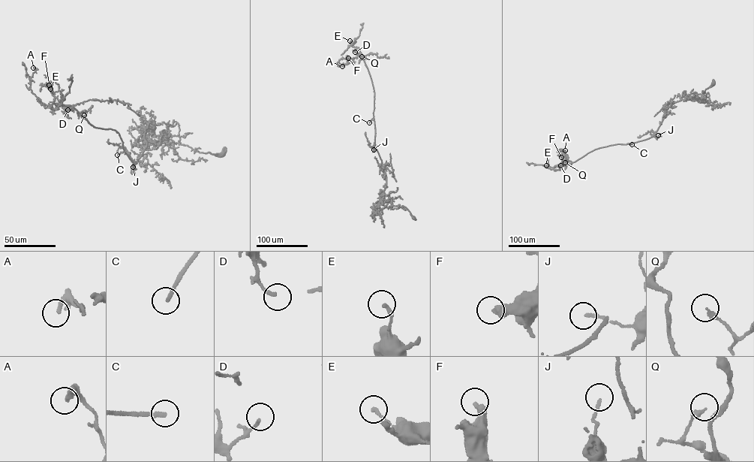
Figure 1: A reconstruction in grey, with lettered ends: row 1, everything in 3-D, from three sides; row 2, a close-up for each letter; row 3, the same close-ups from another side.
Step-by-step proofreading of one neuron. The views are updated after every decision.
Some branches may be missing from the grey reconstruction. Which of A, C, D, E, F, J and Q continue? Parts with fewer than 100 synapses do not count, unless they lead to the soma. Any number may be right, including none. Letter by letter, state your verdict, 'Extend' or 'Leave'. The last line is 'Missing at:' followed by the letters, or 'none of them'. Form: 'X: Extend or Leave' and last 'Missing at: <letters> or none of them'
A: Leave
C: Extend
D: Leave
E: Leave
F: Leave
J: Leave
Q: Leave
Missing at: C

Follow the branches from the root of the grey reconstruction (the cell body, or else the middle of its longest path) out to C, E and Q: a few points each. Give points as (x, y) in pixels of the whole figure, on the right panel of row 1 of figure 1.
C: (713, 83), (699, 101), (693, 95), (692, 101), (686, 98), (666, 108), (655, 134), (627, 143), (632, 144)
E: (713, 83), (699, 101), (693, 95), (666, 108), (650, 137), (599, 148), (552, 169), (546, 165)
Q: (713, 83), (699, 101), (693, 95), (692, 101), (686, 98), (666, 108), (650, 137), (599, 148), (565, 162)

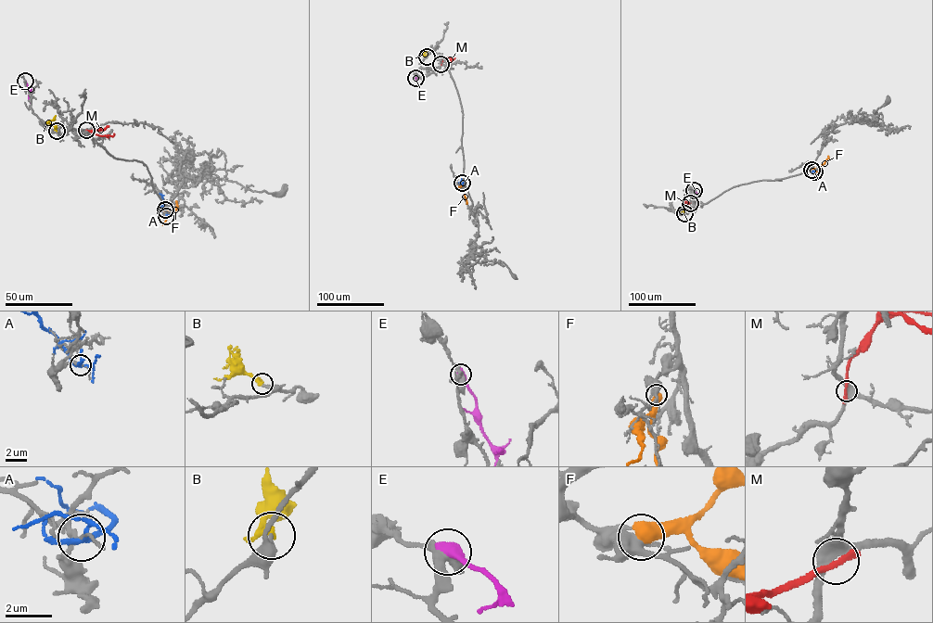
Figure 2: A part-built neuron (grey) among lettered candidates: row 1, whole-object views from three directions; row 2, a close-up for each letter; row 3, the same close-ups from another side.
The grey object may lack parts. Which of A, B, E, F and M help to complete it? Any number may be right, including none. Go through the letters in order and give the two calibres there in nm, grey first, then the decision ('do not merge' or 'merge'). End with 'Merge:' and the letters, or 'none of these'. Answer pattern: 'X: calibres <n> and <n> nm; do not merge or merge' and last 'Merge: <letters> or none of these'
A: calibres 130 and 200 nm; do not merge
B: calibres 280 and 240 nm; merge
E: calibres 380 and 550 nm; do not merge
F: calibres 420 and 650 nm; do not merge
M: calibres 440 and 300 nm; do not merge
Merge: B

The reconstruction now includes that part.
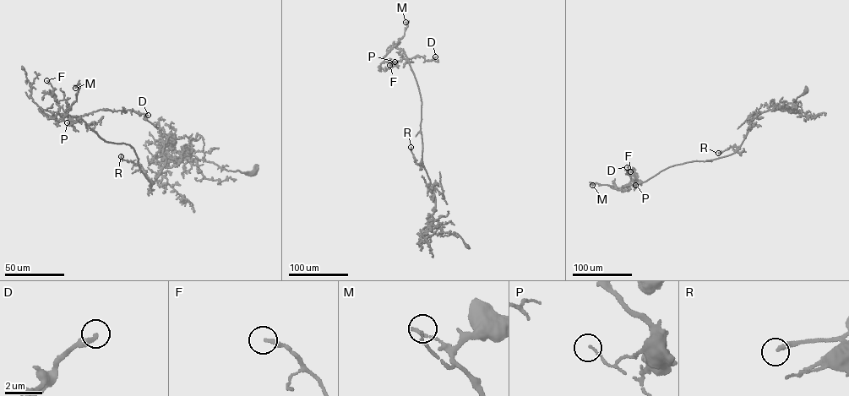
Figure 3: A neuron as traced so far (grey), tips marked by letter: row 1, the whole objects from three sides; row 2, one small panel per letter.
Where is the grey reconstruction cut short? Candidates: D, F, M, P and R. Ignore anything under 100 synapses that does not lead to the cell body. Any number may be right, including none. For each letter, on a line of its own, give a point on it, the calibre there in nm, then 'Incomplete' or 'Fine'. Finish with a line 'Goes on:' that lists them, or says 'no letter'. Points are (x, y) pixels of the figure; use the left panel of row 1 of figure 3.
D: Place: (148, 115). Thickness 320 nm. Fine
F: Place: (46, 80). Thickness 200 nm. Fine
M: Place: (75, 88). Thickness 140 nm. Fine
P: Place: (67, 122). Thickness 100 nm. Fine
R: Place: (121, 156). Thickness 320 nm. Fine
Goes on: no letter

